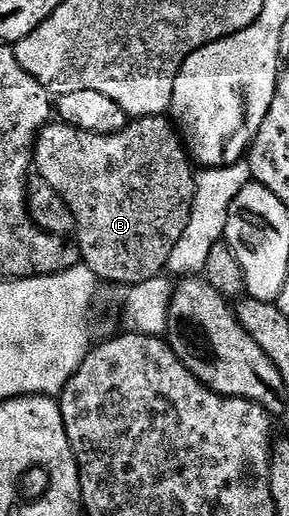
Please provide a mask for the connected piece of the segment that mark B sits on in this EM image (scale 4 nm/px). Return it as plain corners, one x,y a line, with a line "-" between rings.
166,115
132,119
127,129
117,134
89,134
62,122
52,122
39,129
33,168
73,210
73,236
79,245
81,262
93,270
96,280
134,286
164,275
173,246
181,242
181,234
189,226
196,177
180,133

